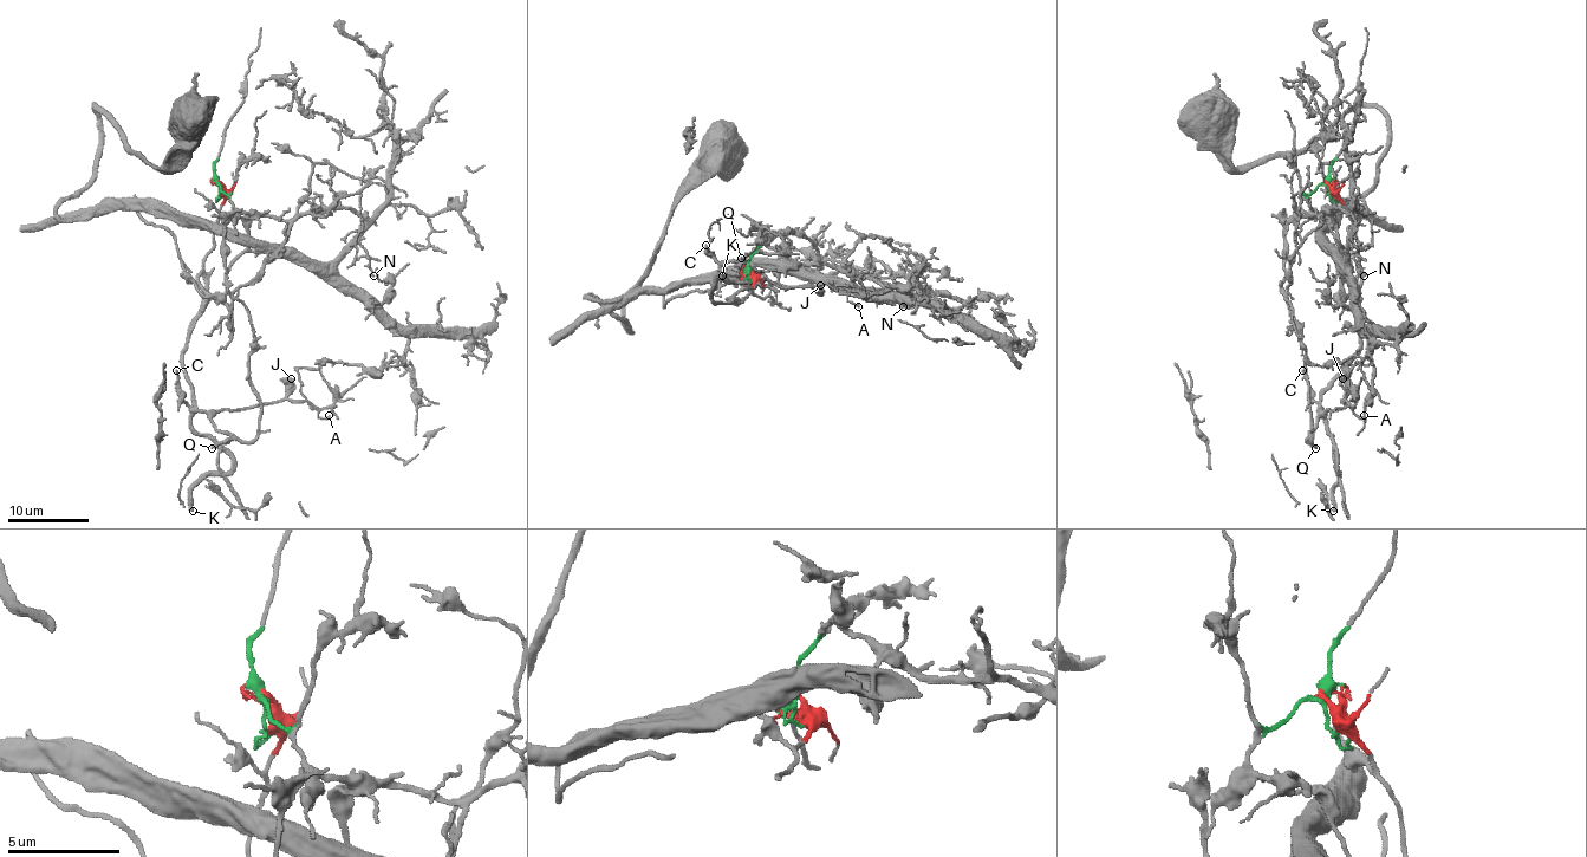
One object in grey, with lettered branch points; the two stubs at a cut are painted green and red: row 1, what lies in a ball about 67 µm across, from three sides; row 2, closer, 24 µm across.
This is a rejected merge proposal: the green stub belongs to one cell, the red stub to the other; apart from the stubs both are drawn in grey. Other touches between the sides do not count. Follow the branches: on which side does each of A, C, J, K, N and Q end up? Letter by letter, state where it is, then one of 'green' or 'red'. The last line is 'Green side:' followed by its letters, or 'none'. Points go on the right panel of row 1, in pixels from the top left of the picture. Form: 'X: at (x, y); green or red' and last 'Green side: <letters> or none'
A: at (1364, 415); red
C: at (1302, 370); red
J: at (1342, 378); red
K: at (1333, 511); red
N: at (1364, 276); green
Q: at (1315, 448); red
Green side: N

